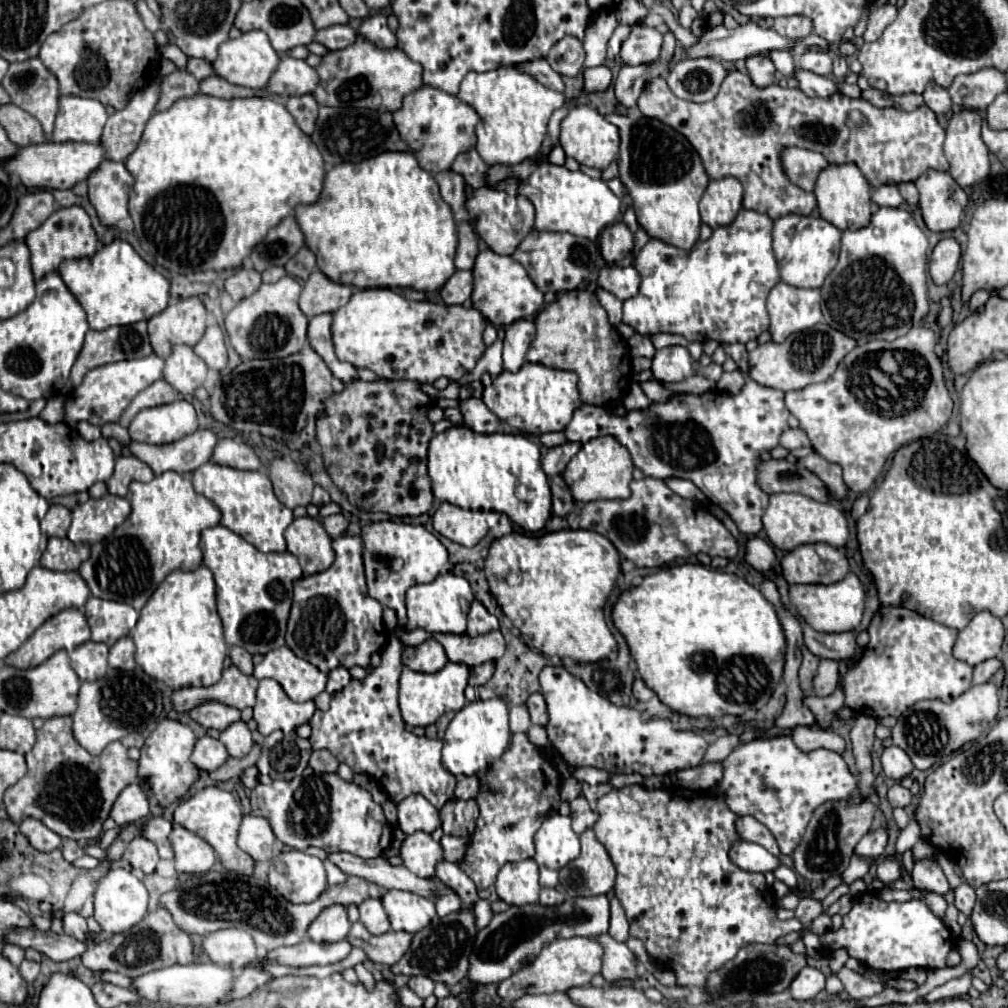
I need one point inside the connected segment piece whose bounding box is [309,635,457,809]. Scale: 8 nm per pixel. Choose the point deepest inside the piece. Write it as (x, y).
(363, 727)

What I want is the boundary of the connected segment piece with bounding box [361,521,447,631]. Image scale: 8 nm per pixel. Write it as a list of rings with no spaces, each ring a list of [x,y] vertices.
[[[375,521],[365,525],[361,527],[361,541],[369,595],[373,595],[373,599],[377,599],[381,605],[395,609],[397,629],[407,631],[405,593],[417,583],[431,583],[443,571],[447,565],[447,549],[423,525],[401,521]]]

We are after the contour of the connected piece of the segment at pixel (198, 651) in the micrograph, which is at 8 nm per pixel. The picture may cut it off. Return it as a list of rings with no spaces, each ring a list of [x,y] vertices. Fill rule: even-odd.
[[[205,565],[189,573],[173,571],[149,597],[129,635],[137,647],[135,661],[149,677],[165,683],[173,691],[217,683],[227,657],[227,643],[215,607],[215,583],[211,571]]]

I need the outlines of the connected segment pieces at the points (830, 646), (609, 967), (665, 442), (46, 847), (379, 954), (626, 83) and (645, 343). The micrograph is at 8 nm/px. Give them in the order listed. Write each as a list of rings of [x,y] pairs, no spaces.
[[[799,617],[799,621],[803,627],[805,647],[819,659],[831,659],[841,663],[841,661],[855,661],[859,657],[853,633],[819,633],[811,629],[805,623],[805,619]]]
[[[607,933],[599,935],[597,943],[601,943],[601,947],[605,947],[605,959],[603,959],[601,975],[605,977],[607,983],[613,983],[617,979],[635,979],[637,977],[635,957],[625,943],[615,941]]]
[[[747,379],[745,387],[737,395],[723,395],[719,391],[707,391],[703,395],[673,395],[665,403],[653,403],[645,411],[629,411],[625,417],[611,415],[603,407],[583,405],[573,413],[571,423],[565,427],[565,435],[569,441],[581,441],[581,443],[587,443],[589,439],[595,439],[595,437],[613,435],[621,445],[629,449],[633,465],[641,469],[645,475],[655,479],[667,479],[667,477],[689,479],[701,491],[703,491],[703,473],[723,471],[737,477],[739,499],[735,497],[735,501],[723,505],[723,509],[735,521],[741,533],[757,535],[763,529],[761,517],[767,507],[769,495],[763,493],[755,481],[755,465],[763,451],[771,451],[773,447],[779,445],[779,435],[783,433],[783,429],[789,427],[787,419],[789,419],[789,409],[783,403],[783,391],[763,387]]]
[[[27,817],[21,825],[21,833],[29,839],[29,843],[43,853],[49,853],[53,849],[61,847],[61,837],[57,833],[53,833],[49,827],[45,827],[41,821]]]
[[[353,923],[347,941],[353,947],[359,947],[367,953],[367,957],[373,963],[381,963],[381,965],[393,965],[397,963],[403,953],[409,949],[411,945],[411,935],[405,931],[387,931],[383,935],[371,935],[363,923]]]
[[[667,33],[661,45],[661,53],[653,63],[643,63],[643,65],[623,65],[617,79],[615,79],[615,87],[617,87],[617,101],[625,107],[635,107],[637,105],[637,97],[643,91],[645,83],[653,77],[659,77],[663,73],[667,73],[667,63],[671,61],[675,53],[675,37],[673,33]]]
[[[635,333],[627,343],[629,343],[629,351],[631,351],[633,357],[647,357],[647,359],[651,359],[655,355],[655,347],[653,347],[651,339],[645,337],[645,335]]]

